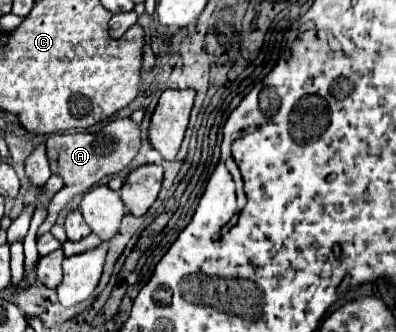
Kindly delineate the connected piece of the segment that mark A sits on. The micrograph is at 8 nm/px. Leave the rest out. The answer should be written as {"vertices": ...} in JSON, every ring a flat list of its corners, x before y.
{"vertices":[[116,118,102,132,96,132,96,134,76,132,76,134,52,134,52,136,48,136,48,140,46,140,48,164,50,164,52,174,60,176,64,180,64,186,50,200,48,216,42,222,42,226,38,228,36,238,50,232,50,228,56,224,56,218,62,212,62,208,66,208,74,196,84,194,88,188,98,184,102,178,124,170,132,162,132,158,136,156,138,148,140,148,140,128,130,118]]}

